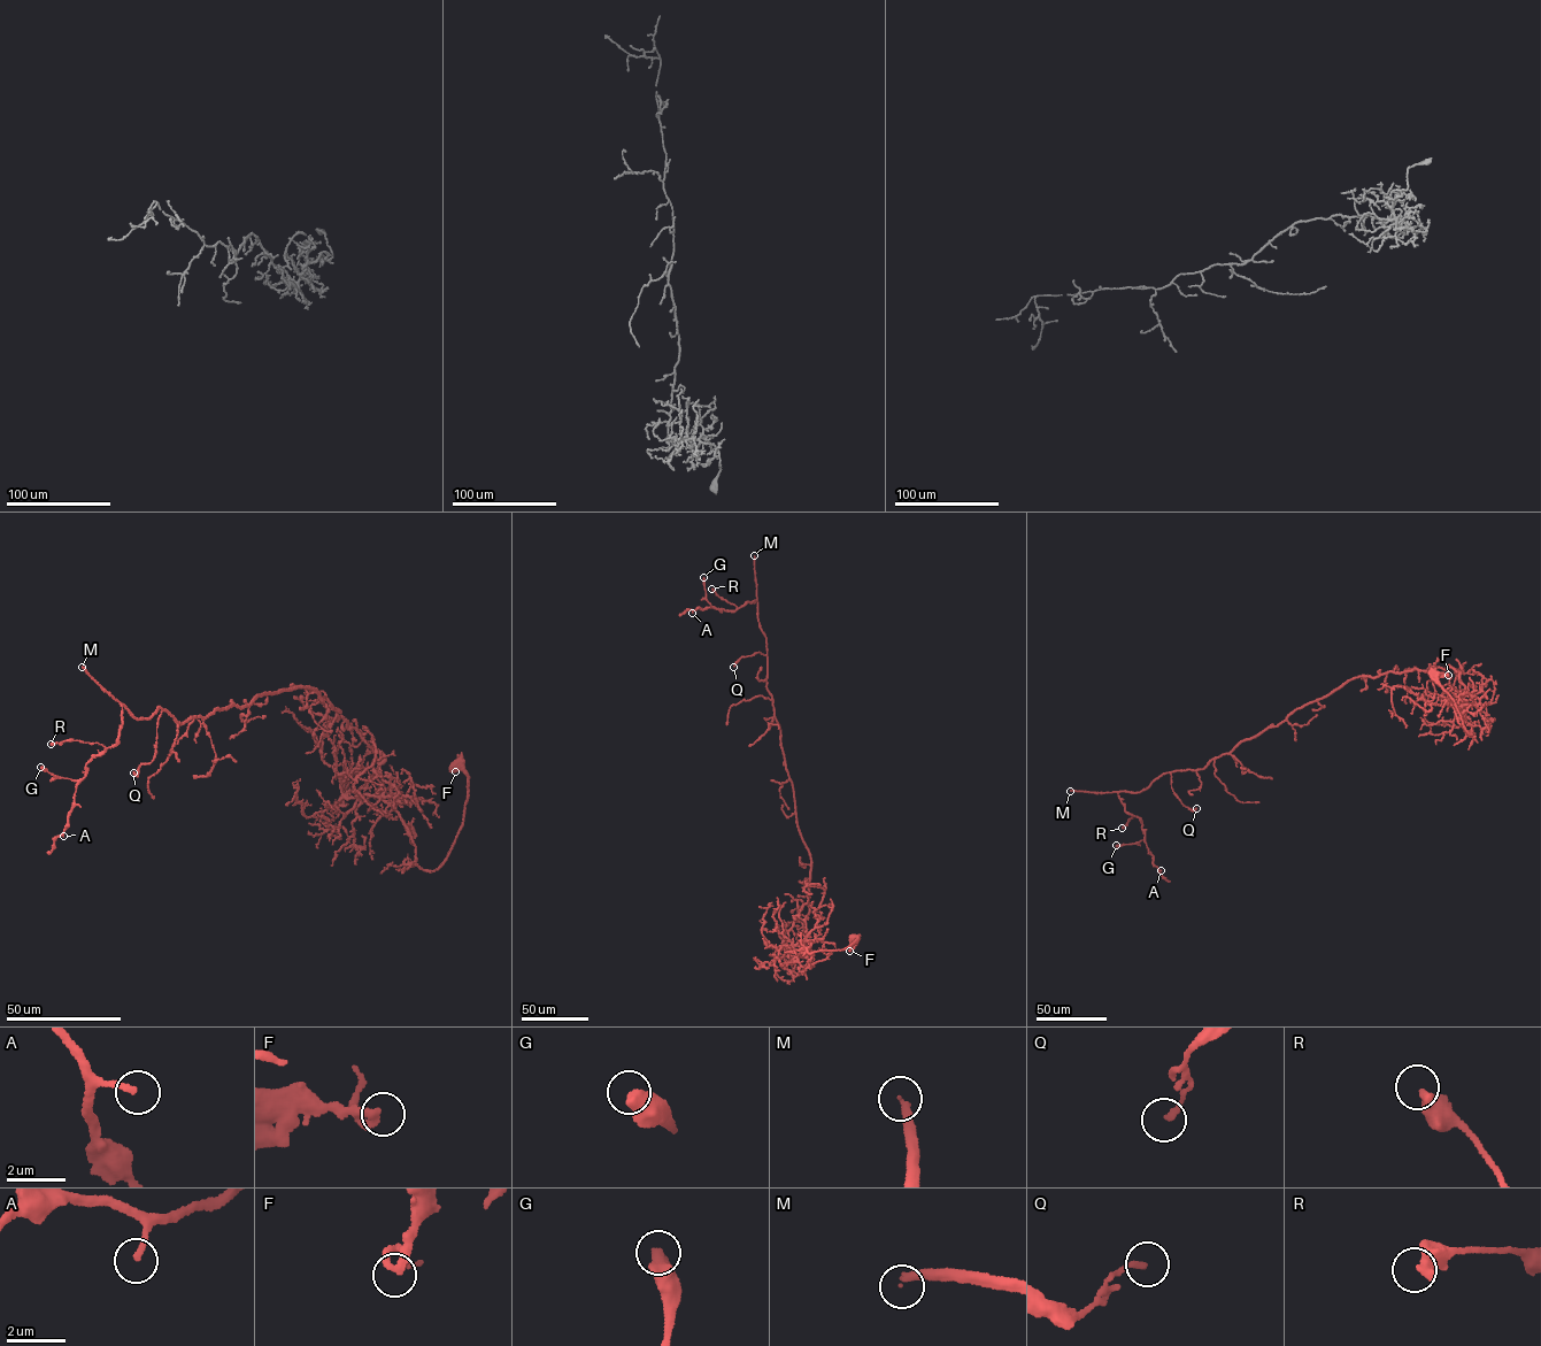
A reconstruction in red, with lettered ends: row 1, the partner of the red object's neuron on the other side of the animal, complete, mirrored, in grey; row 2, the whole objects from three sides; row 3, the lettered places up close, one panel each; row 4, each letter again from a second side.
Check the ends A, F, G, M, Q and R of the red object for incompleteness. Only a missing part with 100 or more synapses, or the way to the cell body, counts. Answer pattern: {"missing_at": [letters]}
{"missing_at": ["M"]}

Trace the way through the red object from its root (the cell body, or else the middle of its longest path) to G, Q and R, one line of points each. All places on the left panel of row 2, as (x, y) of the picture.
G: (456, 764), (425, 870), (359, 795), (382, 755), (309, 686), (179, 724), (122, 705), (84, 777), (40, 767)
Q: (456, 764), (461, 828), (425, 870), (399, 814), (359, 795), (382, 755), (311, 686), (164, 709), (133, 773)
R: (456, 764), (425, 870), (359, 795), (382, 755), (311, 686), (179, 724), (122, 705), (115, 745), (51, 744)

